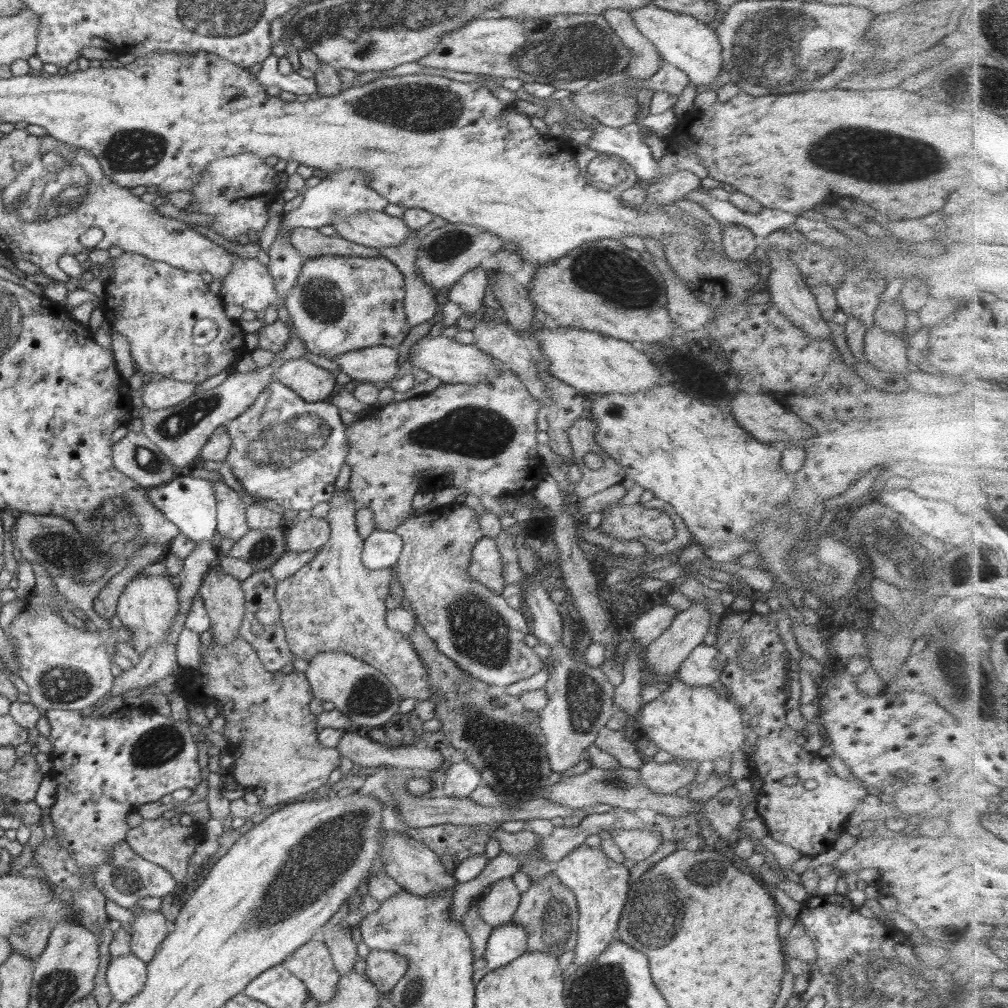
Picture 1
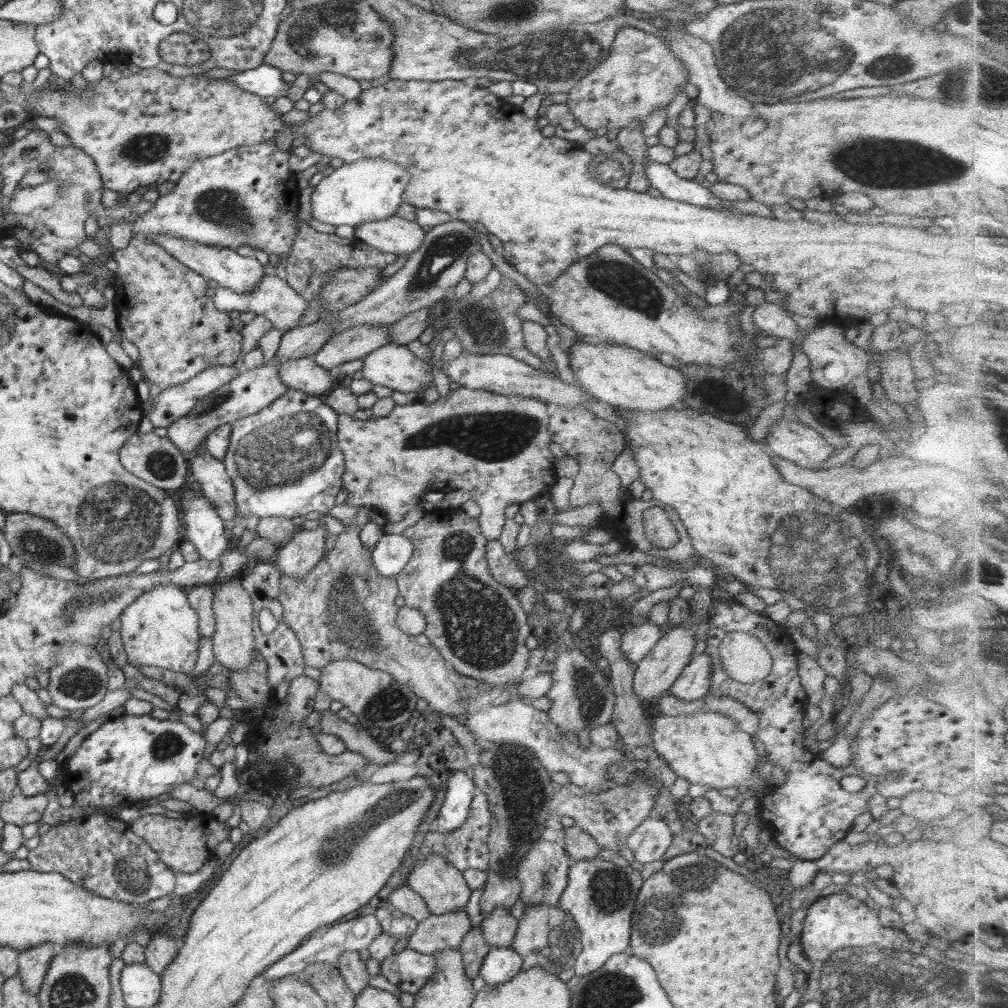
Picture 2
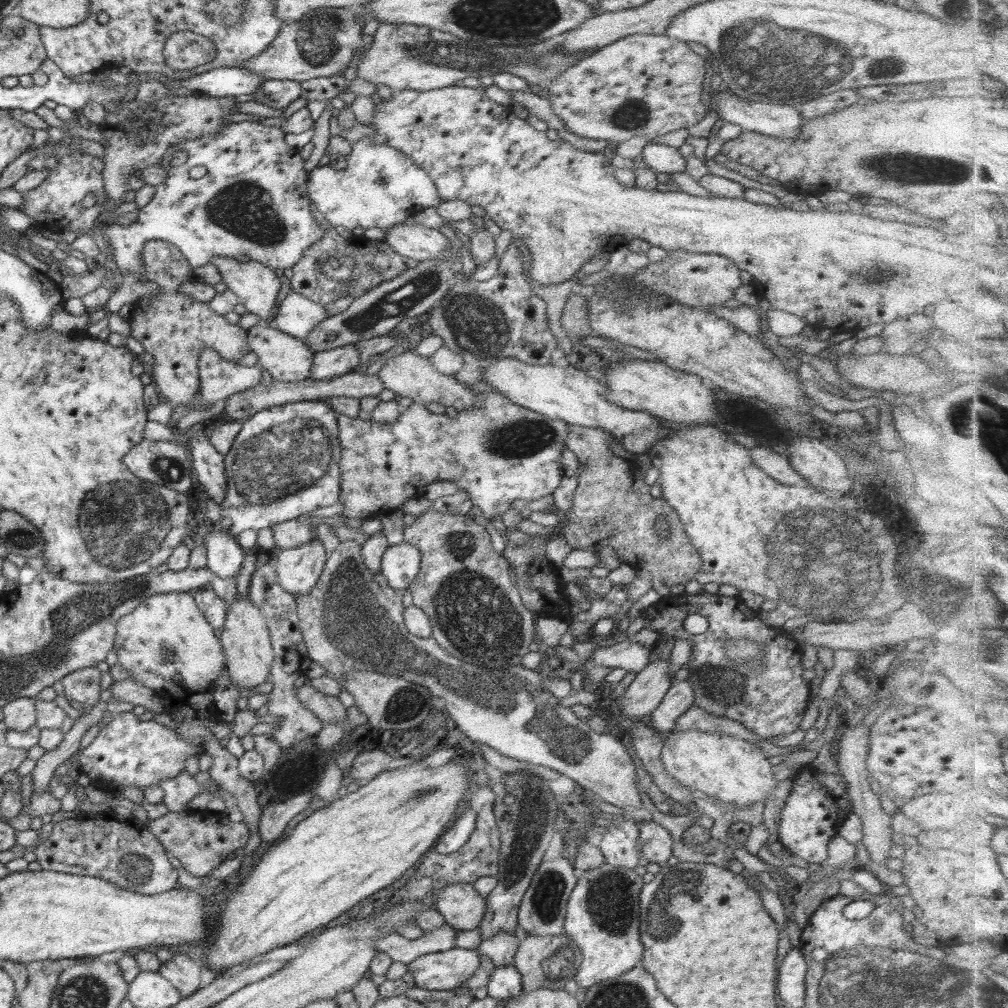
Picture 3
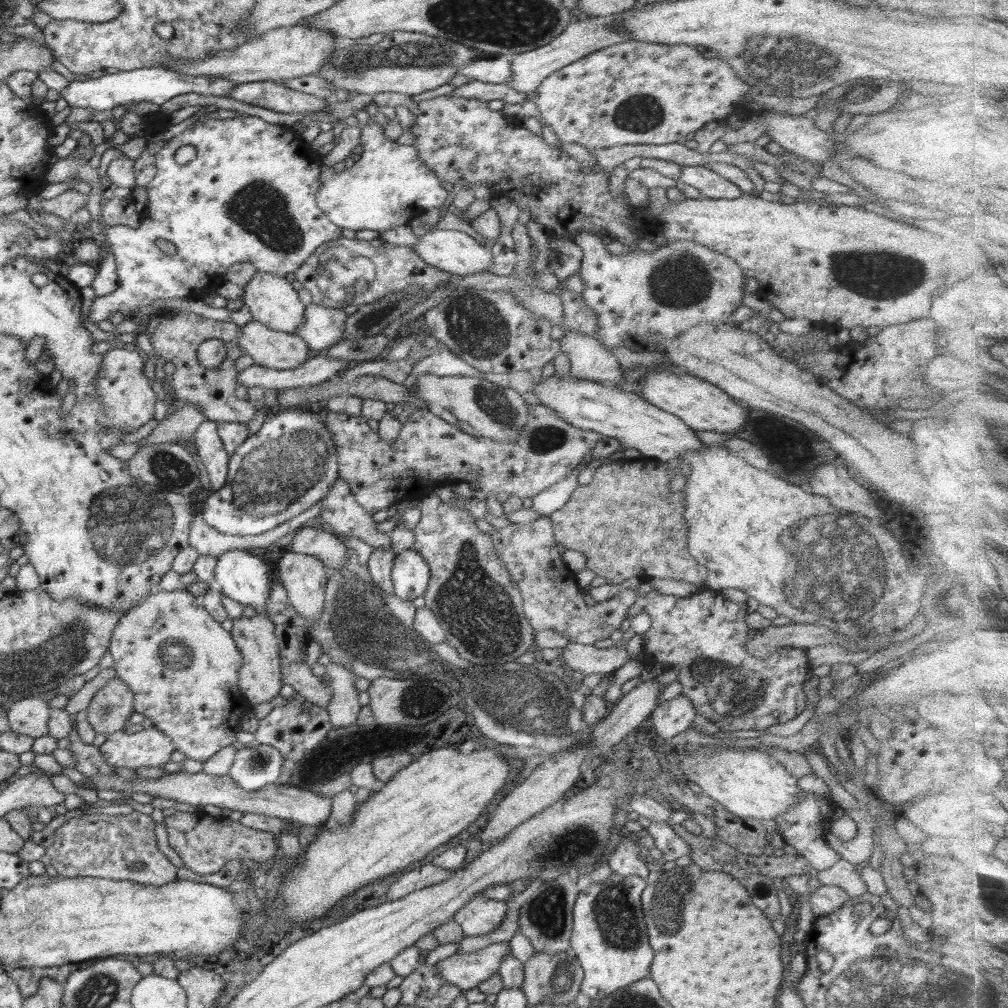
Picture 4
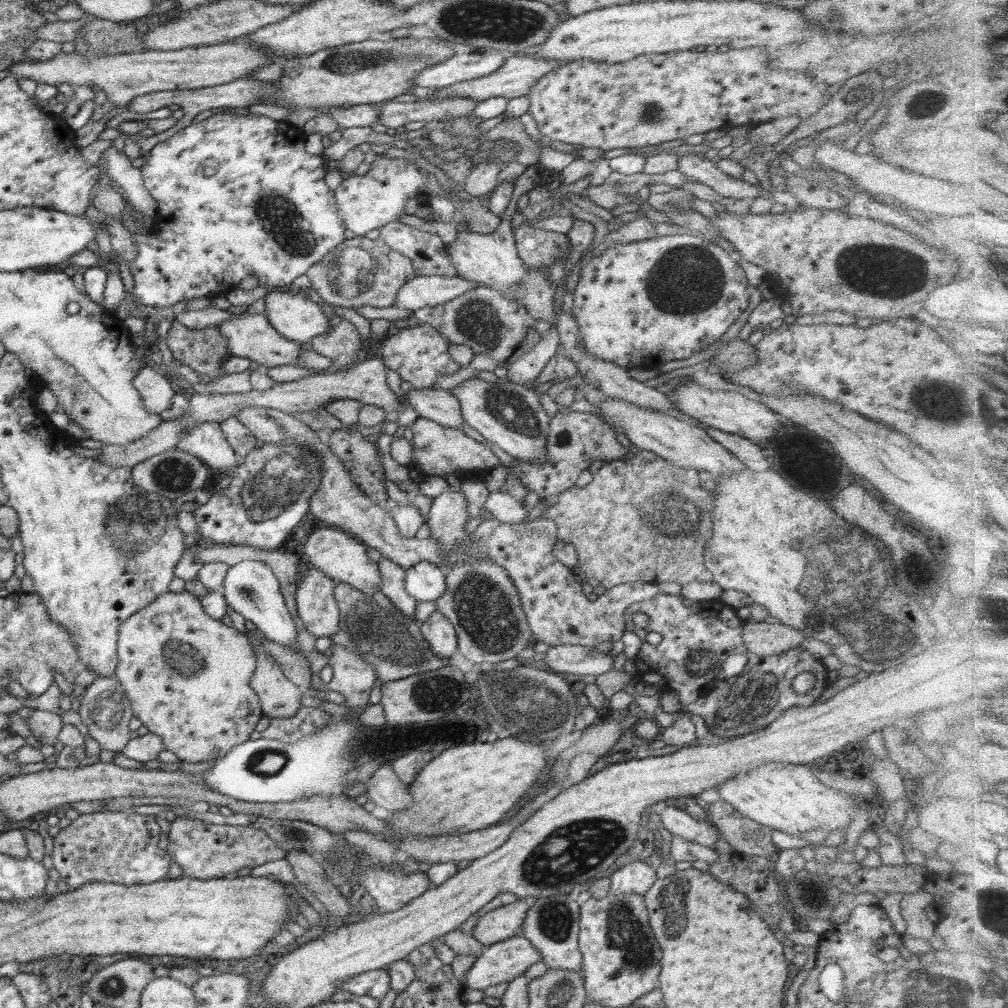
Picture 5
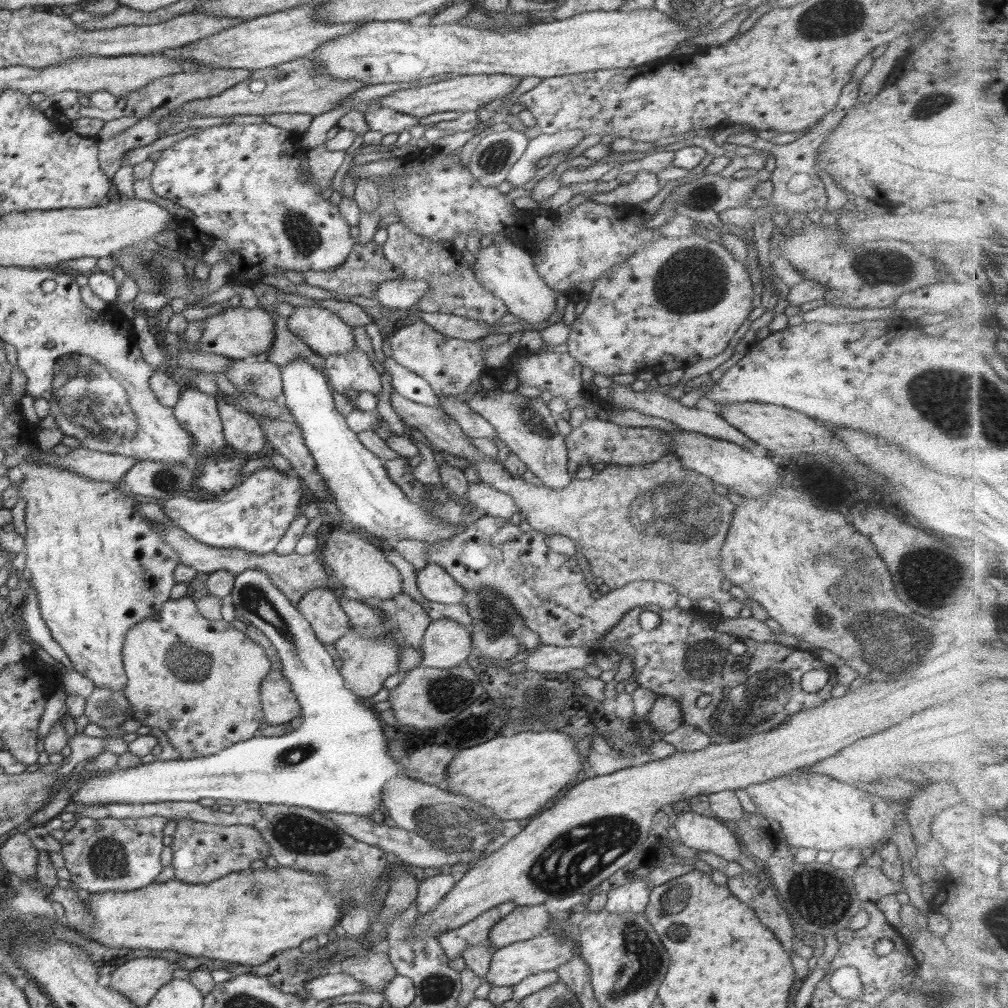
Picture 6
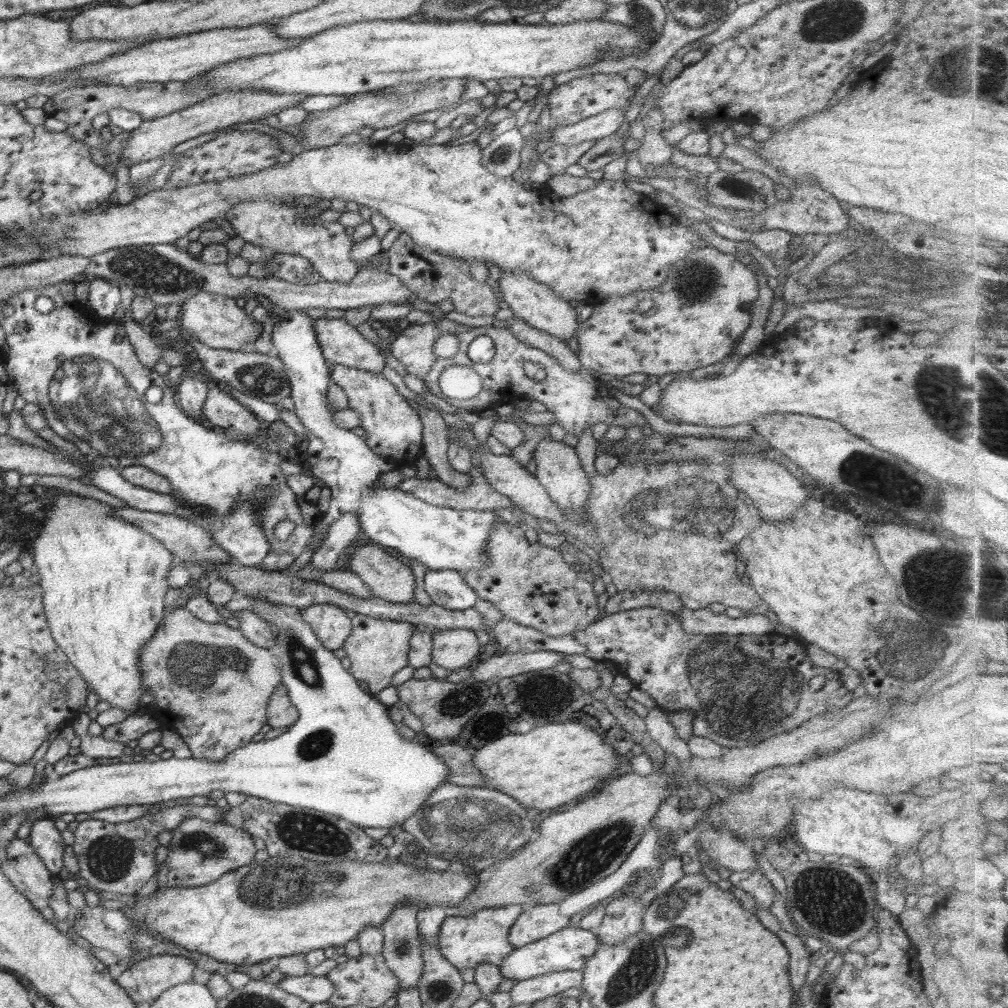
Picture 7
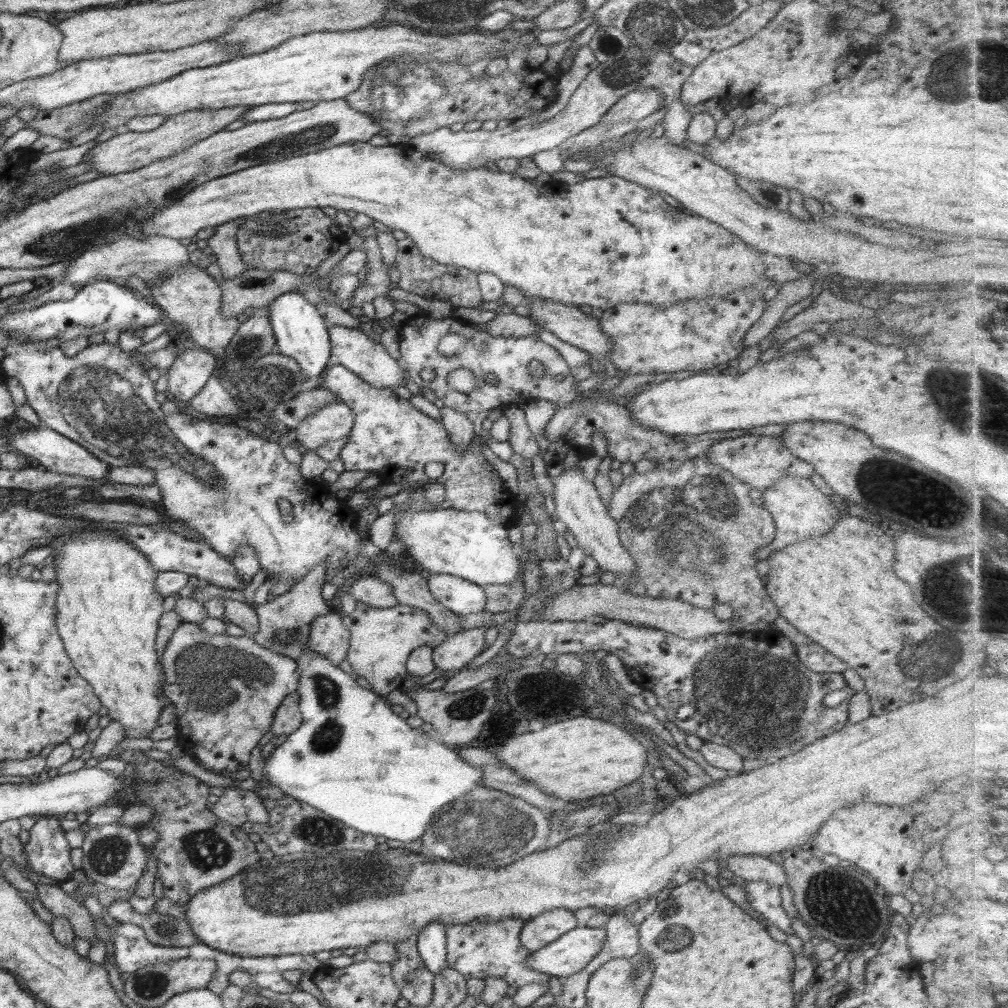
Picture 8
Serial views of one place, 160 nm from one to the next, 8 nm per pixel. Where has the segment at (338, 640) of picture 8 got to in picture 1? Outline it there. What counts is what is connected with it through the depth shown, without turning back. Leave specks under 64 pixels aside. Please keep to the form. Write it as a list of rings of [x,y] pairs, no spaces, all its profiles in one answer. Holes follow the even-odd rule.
[[[310,517],[290,523],[286,531],[286,552],[316,552],[330,539],[331,528],[326,519]]]

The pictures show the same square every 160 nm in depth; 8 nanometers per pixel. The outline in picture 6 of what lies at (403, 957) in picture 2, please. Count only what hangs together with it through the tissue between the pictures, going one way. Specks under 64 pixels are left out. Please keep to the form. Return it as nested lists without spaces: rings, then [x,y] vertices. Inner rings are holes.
[[[542,933],[535,937],[513,942],[501,948],[492,951],[492,962],[490,962],[490,970],[484,978],[484,982],[494,986],[515,986],[538,972],[548,970],[556,970],[562,964],[570,962],[574,956],[578,956],[580,952],[579,943],[576,940],[569,940],[563,934]]]

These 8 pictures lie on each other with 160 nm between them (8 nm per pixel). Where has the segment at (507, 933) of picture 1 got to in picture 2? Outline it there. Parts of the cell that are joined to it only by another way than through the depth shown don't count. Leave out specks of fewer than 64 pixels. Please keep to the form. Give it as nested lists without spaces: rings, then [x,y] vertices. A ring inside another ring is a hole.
[[[491,948],[486,953],[480,976],[488,986],[500,986],[512,980],[522,968],[522,958],[512,948]]]

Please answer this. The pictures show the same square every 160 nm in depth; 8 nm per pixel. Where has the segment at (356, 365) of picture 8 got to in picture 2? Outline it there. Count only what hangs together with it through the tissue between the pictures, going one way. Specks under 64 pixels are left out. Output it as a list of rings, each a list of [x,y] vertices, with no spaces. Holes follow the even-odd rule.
[[[142,234],[148,240],[159,244],[168,254],[171,254],[176,260],[185,264],[190,271],[199,273],[206,280],[214,281],[217,286],[229,288],[234,292],[244,294],[253,291],[253,288],[264,280],[264,266],[255,256],[242,256],[236,253],[234,248],[224,248],[219,246],[208,246],[197,243],[193,240],[178,238],[169,234]]]

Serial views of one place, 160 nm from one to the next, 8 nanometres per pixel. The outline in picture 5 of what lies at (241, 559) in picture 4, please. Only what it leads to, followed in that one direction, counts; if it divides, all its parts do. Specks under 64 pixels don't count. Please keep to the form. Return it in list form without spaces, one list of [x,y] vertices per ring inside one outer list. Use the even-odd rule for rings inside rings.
[[[248,560],[232,565],[224,577],[223,585],[223,595],[229,609],[240,614],[246,621],[252,622],[256,630],[260,631],[266,639],[292,649],[307,660],[296,641],[296,621],[285,608],[281,585],[265,562]]]

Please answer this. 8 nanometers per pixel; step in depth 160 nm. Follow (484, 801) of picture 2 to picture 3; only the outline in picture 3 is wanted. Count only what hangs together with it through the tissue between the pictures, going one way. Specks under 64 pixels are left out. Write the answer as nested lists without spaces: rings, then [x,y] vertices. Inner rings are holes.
[[[484,804],[477,813],[475,829],[470,838],[457,850],[447,855],[440,855],[436,850],[426,851],[407,888],[409,900],[420,900],[433,886],[443,887],[448,883],[473,883],[481,876],[496,876],[501,842],[496,824],[493,805]]]

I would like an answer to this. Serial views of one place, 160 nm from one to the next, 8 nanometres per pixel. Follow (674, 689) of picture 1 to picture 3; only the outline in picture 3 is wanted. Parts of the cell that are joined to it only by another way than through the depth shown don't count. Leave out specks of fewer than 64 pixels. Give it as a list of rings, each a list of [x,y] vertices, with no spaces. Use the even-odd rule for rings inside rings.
[[[677,731],[670,732],[663,737],[663,749],[661,750],[661,761],[666,770],[676,781],[692,790],[705,792],[712,798],[718,798],[722,802],[737,804],[739,808],[749,808],[750,805],[764,804],[773,788],[776,788],[778,779],[774,780],[774,772],[768,758],[763,751],[749,743],[747,740],[732,735],[721,735],[720,733],[707,733],[704,731]]]

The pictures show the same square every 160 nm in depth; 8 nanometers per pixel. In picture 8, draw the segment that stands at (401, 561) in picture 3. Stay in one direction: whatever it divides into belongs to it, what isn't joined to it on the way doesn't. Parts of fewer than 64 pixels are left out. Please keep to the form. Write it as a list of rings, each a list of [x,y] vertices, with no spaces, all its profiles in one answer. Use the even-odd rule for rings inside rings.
[[[449,574],[426,575],[429,591],[452,612],[479,613],[485,610],[486,595],[482,586]]]

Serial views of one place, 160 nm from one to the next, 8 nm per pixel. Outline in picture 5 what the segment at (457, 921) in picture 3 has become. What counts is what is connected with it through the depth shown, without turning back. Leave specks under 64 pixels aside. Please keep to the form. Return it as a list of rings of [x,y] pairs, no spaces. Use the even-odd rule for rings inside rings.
[[[518,900],[484,914],[478,913],[471,918],[475,923],[471,935],[486,946],[519,936],[529,908],[526,903]]]

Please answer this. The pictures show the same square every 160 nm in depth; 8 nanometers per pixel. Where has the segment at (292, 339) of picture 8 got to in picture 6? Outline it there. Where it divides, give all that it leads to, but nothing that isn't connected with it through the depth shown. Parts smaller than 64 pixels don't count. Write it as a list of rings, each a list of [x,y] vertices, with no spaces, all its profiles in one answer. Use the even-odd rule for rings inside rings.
[[[303,358],[293,360],[281,371],[283,393],[289,410],[287,415],[301,428],[304,444],[315,460],[316,470],[324,478],[324,484],[338,510],[334,518],[321,518],[300,538],[296,553],[306,555],[319,551],[327,530],[342,519],[353,524],[361,535],[376,537],[386,543],[390,540],[418,540],[427,547],[452,540],[458,534],[454,532],[454,527],[459,525],[436,519],[430,510],[419,502],[410,501],[402,489],[389,480],[384,461],[360,443],[356,432],[348,428],[345,416],[336,410],[333,390],[322,371]]]

